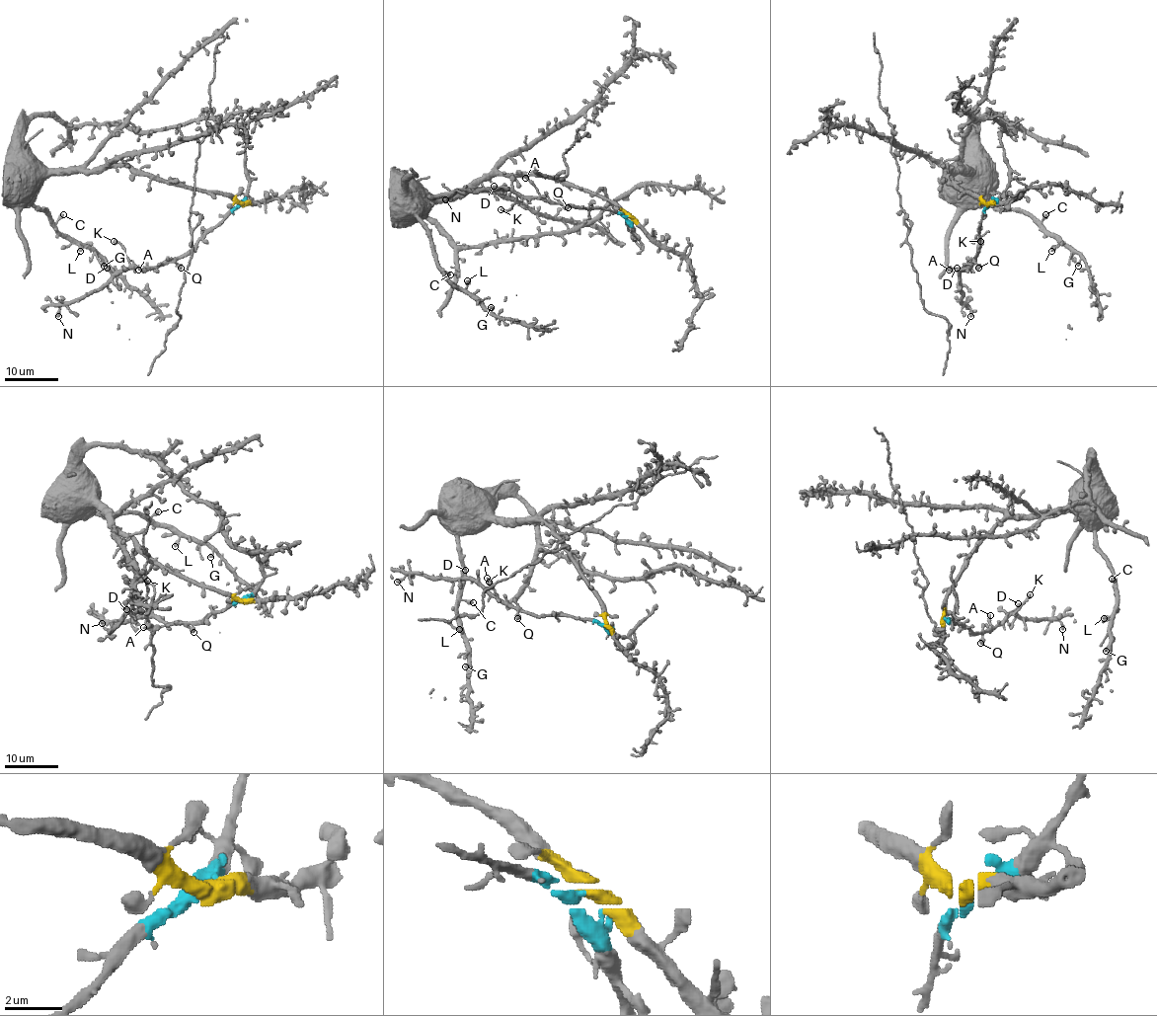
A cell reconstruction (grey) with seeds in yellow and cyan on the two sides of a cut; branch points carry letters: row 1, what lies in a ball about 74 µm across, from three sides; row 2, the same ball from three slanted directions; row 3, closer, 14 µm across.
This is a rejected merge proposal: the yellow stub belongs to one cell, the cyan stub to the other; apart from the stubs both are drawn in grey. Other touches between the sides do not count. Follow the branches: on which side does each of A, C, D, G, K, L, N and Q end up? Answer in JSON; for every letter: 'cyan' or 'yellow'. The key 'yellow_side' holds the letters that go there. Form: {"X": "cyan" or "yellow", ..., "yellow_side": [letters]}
{"A": "cyan", "C": "yellow", "D": "cyan", "G": "yellow", "K": "cyan", "L": "yellow", "N": "cyan", "Q": "cyan", "yellow_side": ["C", "G", "L"]}

